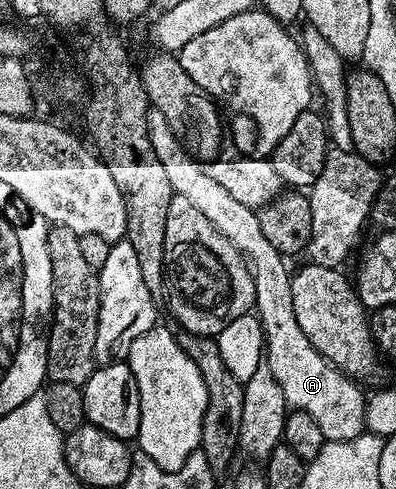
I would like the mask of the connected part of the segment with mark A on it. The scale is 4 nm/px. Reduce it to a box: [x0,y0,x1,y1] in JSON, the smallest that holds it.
[147,108,366,442]

